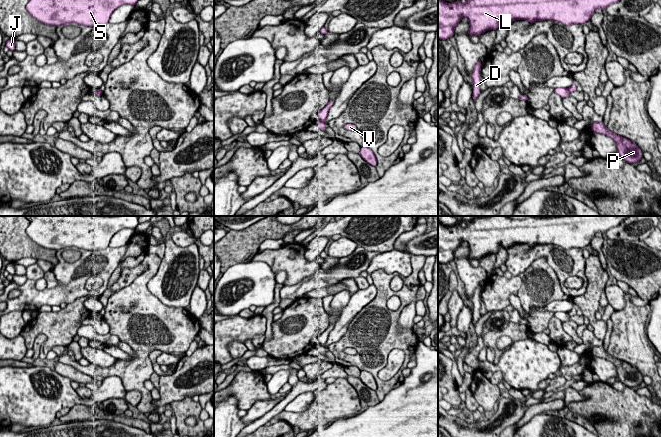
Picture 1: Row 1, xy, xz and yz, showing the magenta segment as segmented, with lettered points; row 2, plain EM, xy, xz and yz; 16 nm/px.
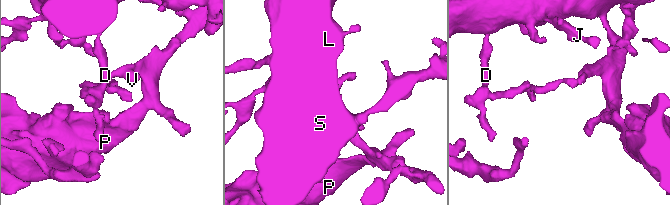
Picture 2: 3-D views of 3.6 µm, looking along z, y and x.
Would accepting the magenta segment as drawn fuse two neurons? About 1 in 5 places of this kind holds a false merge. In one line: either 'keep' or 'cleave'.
cleave

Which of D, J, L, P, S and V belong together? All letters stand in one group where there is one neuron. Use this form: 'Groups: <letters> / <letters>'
Groups: D J L S / P V

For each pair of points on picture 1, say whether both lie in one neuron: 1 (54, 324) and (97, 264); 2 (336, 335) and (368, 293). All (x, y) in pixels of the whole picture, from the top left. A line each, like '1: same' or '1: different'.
1: different
2: same

